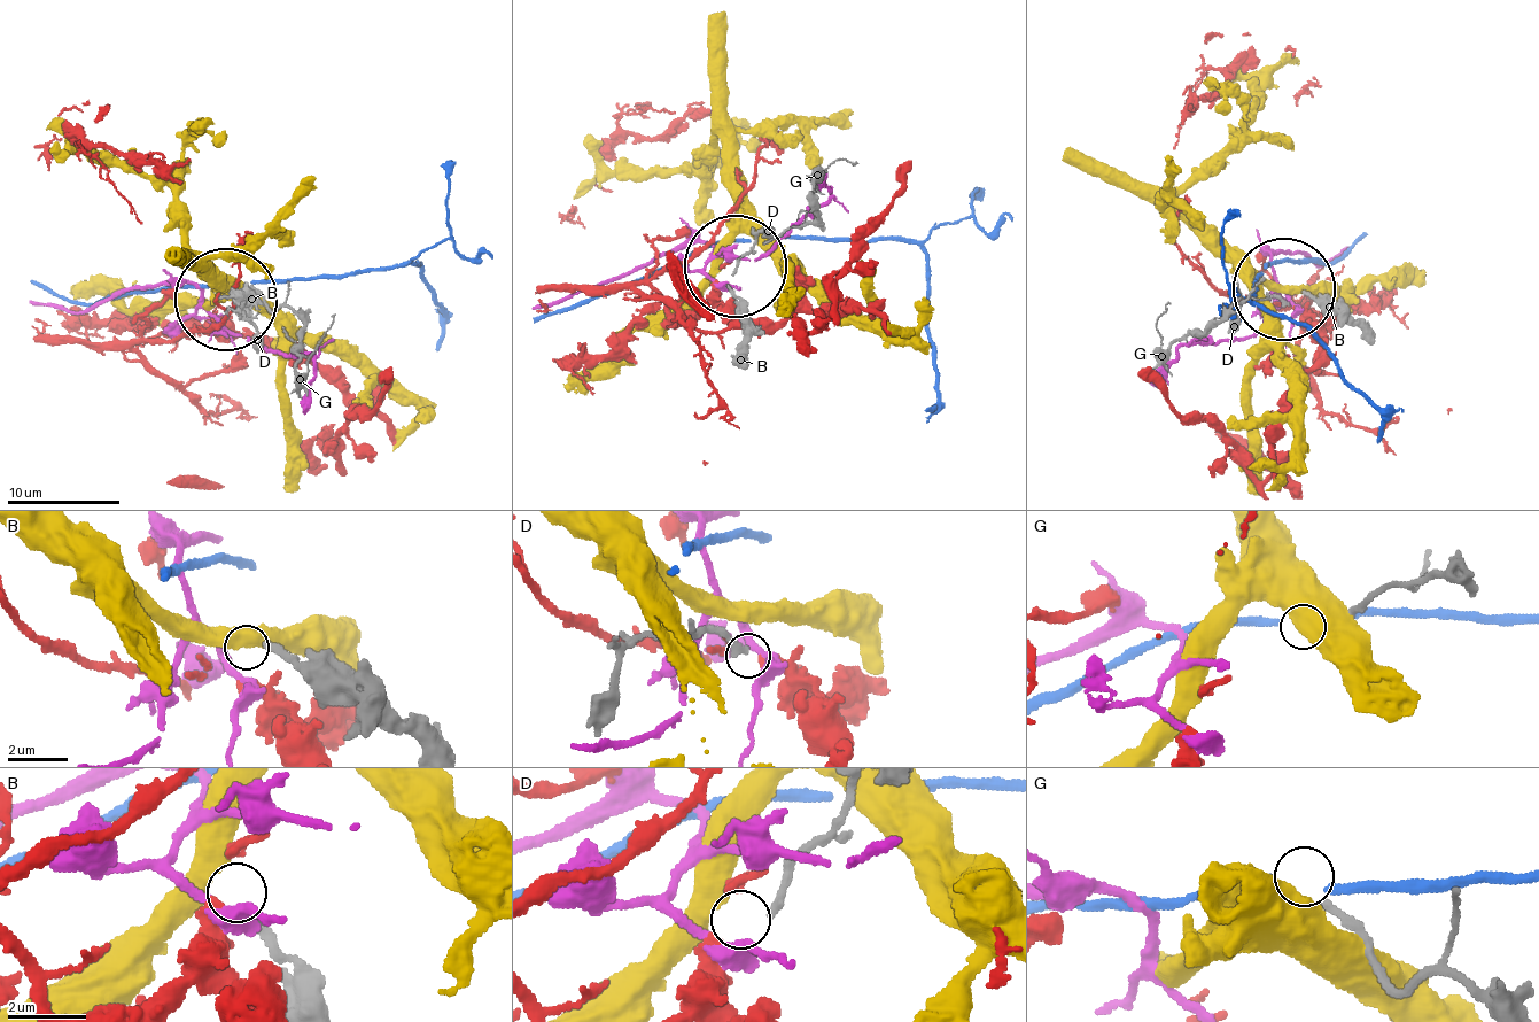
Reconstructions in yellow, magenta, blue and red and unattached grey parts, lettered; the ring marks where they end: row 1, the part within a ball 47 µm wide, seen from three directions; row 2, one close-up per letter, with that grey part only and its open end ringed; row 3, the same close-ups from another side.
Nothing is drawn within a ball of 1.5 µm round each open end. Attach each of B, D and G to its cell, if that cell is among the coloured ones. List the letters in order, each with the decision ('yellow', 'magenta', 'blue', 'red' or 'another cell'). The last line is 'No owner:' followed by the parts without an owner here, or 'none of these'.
B: yellow
D: red
G: another cell
No owner: G

